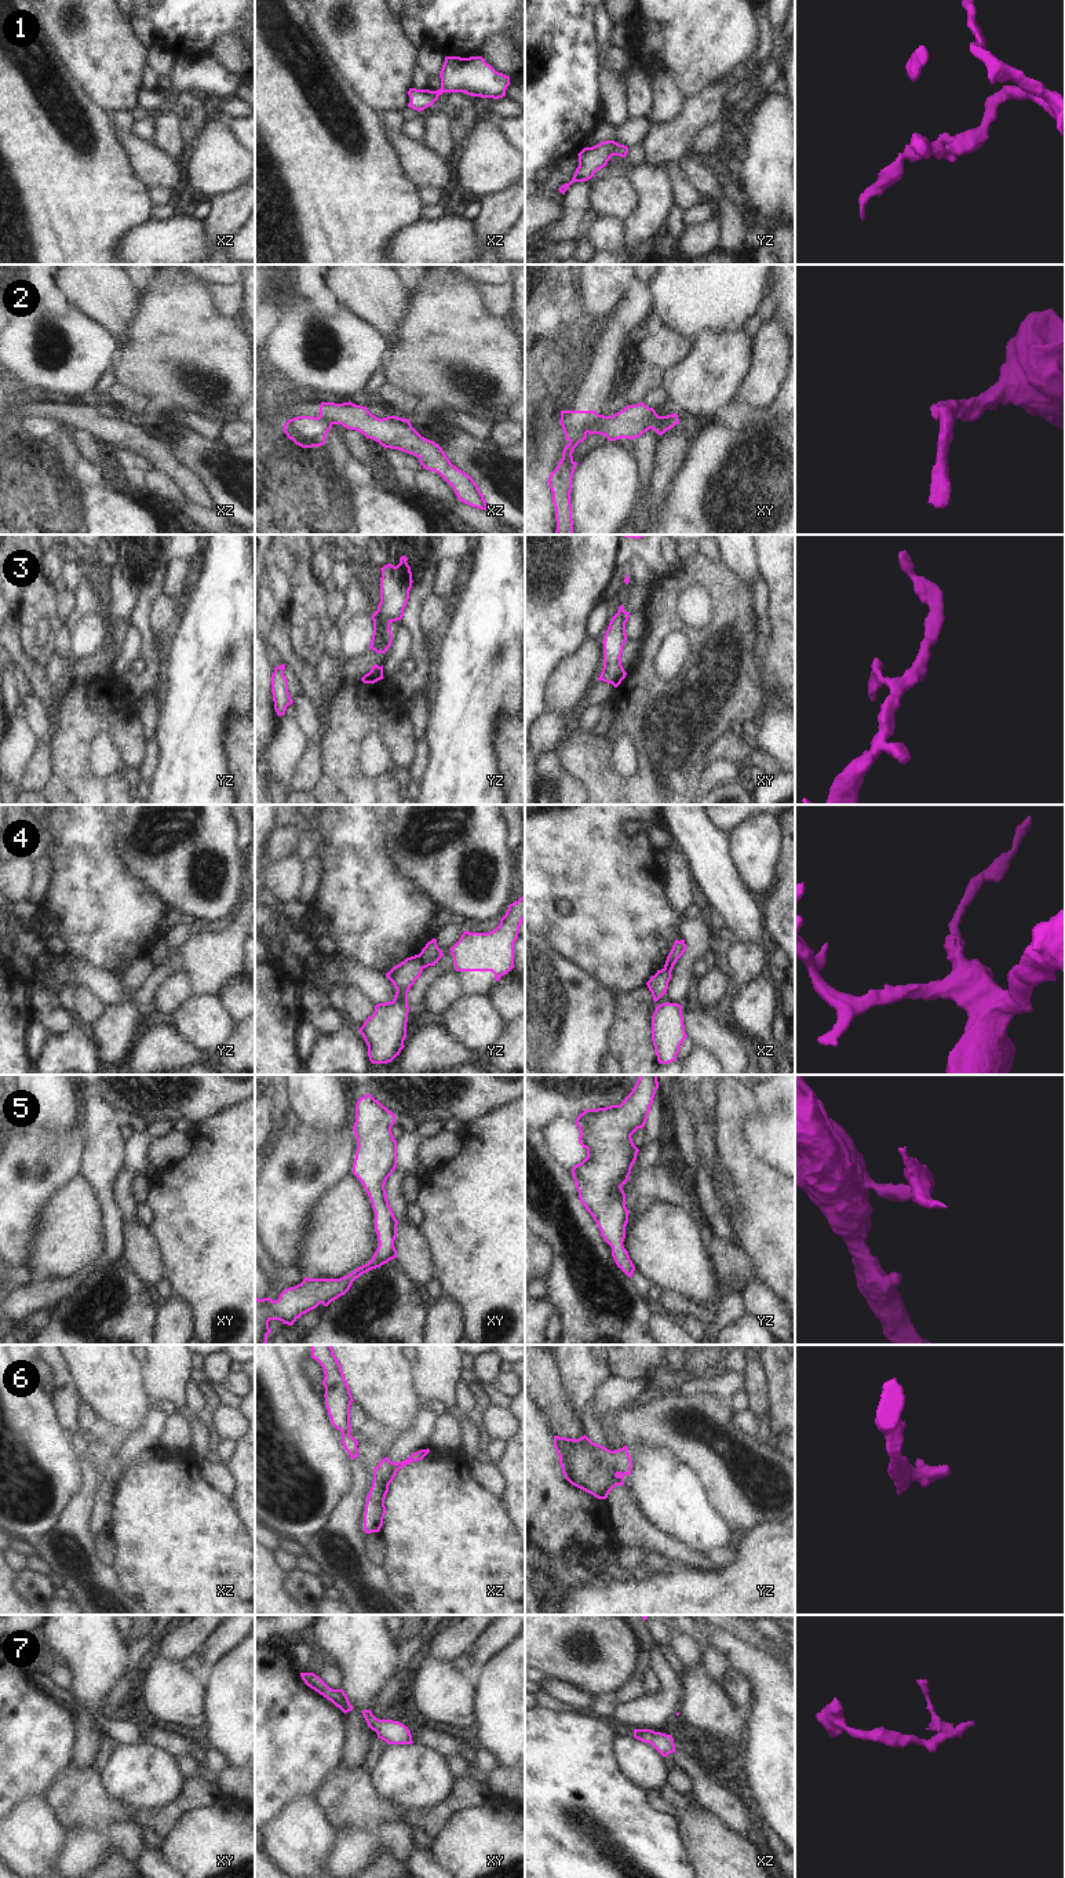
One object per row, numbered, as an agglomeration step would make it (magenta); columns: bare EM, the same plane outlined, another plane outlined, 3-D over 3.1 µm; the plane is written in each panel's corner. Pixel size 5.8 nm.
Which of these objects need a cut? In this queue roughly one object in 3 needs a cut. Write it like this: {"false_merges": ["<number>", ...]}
{"false_merges": ["2", "4"]}

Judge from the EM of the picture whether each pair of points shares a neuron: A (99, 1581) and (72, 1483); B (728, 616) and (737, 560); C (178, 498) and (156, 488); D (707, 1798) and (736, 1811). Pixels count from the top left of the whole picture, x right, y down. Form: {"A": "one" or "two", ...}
{"A": "two", "B": "two", "C": "one", "D": "one"}

